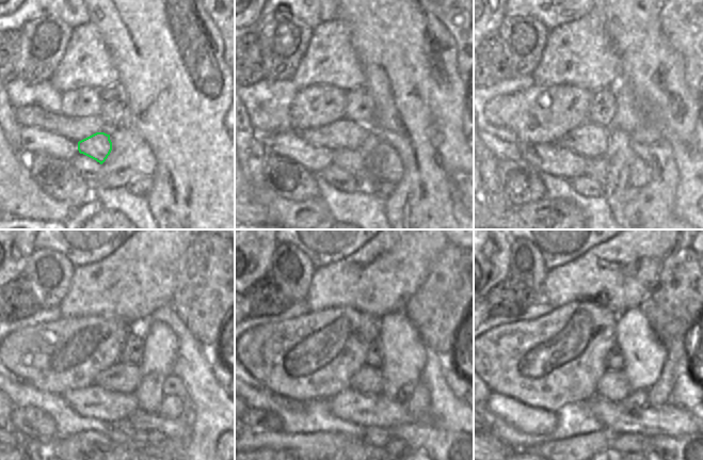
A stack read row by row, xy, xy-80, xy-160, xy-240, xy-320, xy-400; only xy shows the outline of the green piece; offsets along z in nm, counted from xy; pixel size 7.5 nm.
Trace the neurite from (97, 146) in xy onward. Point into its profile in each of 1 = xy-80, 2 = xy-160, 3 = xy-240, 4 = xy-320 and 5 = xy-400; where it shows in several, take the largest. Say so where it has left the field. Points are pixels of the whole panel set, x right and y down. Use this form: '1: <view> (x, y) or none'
1: xy-80 (352, 160)
2: xy-160 (596, 169)
3: xy-240 (175, 429)
4: xy-320 (442, 446)
5: xy-400 (690, 446)

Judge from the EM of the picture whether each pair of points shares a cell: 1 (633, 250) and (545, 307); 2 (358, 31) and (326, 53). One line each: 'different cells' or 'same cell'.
1: different cells
2: different cells

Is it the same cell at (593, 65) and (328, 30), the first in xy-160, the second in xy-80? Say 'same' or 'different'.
same

